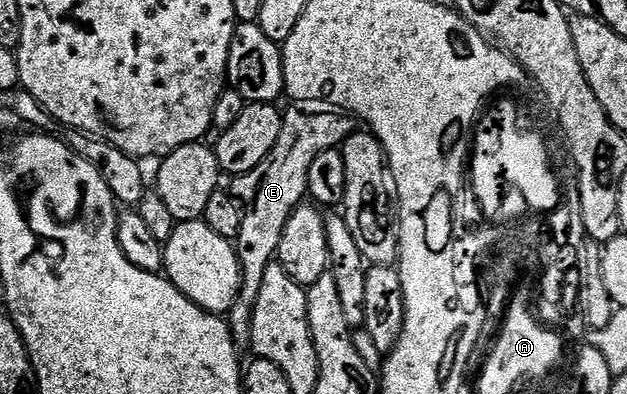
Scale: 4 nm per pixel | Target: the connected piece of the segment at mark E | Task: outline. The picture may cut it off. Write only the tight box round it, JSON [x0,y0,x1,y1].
[226,103,354,351]

